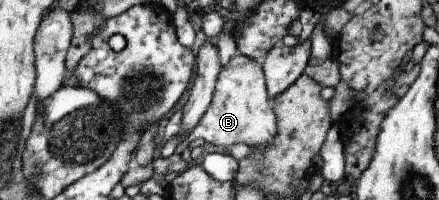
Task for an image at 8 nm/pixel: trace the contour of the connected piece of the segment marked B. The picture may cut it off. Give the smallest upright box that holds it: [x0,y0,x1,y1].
[173,55,276,158]

